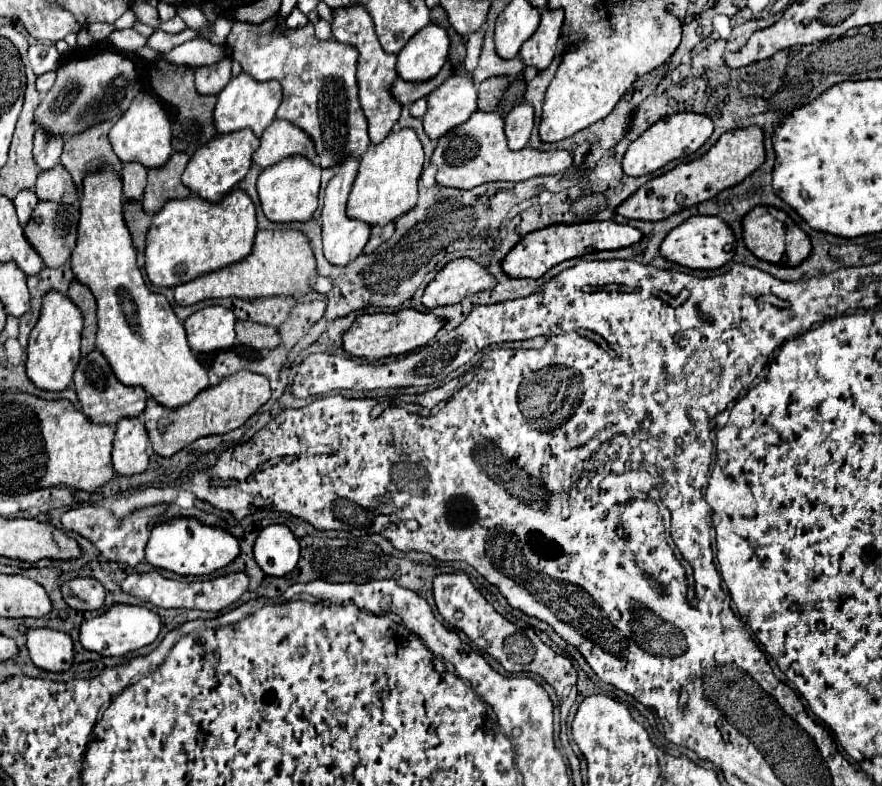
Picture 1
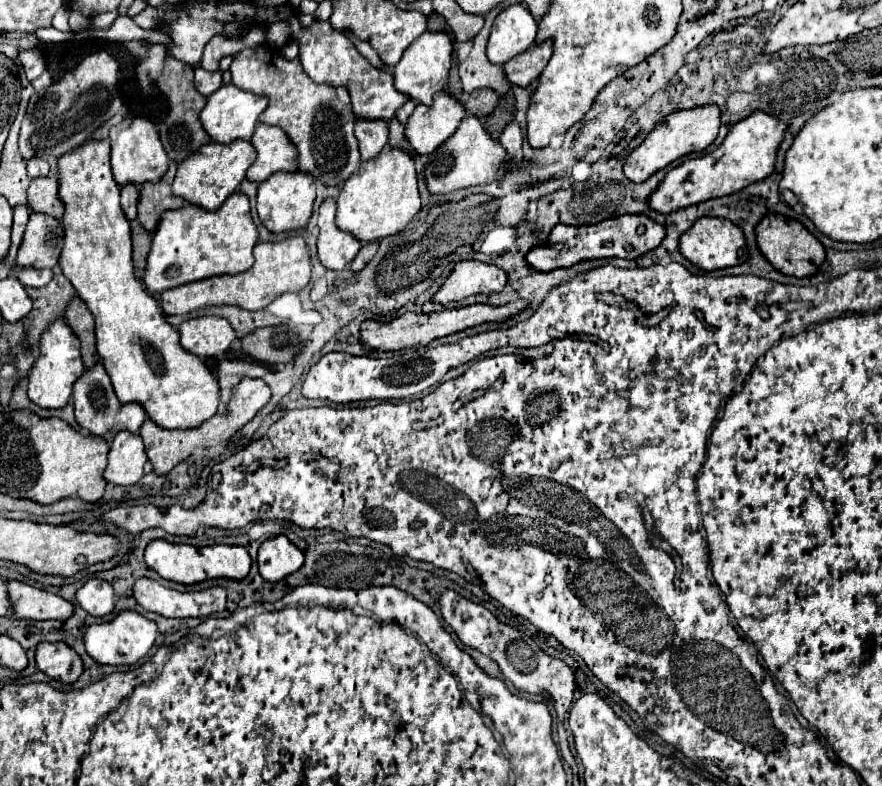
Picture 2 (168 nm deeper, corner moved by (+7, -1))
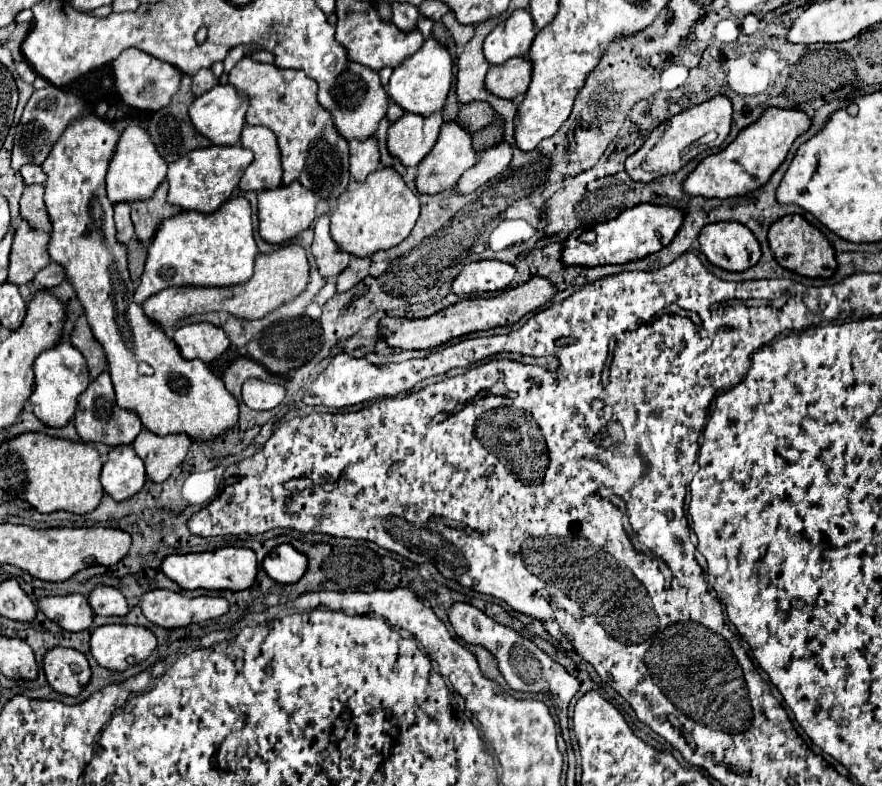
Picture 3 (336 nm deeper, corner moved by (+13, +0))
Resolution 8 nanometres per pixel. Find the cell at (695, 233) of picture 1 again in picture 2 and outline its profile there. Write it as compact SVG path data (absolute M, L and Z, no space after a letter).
M700 218L682 238L680 238L680 252L698 268L702 270L720 270L728 266L738 266L740 248L746 246L744 232L728 220L722 218Z

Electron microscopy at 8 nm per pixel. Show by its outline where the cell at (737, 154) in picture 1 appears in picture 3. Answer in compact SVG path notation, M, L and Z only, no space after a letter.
M766 109L762 117L748 127L740 129L738 137L720 153L714 153L702 159L696 169L682 181L682 191L692 197L718 197L728 199L736 195L746 195L758 187L762 187L772 173L784 161L792 141L802 135L810 127L810 117L802 111L786 111L786 109Z

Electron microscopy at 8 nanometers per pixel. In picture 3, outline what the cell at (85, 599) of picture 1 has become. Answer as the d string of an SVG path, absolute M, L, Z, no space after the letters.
M96 585L88 593L88 603L94 611L94 615L126 615L128 603L124 595L108 585Z

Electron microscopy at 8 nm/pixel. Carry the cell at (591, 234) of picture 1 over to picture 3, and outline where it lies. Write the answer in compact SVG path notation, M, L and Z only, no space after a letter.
M642 203L642 205L636 205L632 209L622 211L612 221L598 223L594 227L596 243L592 243L592 245L578 241L578 235L570 235L564 241L564 247L562 247L562 253L560 253L560 261L566 267L568 265L596 267L596 265L606 265L606 263L636 261L636 259L642 259L642 257L646 257L650 253L658 253L658 249L666 247L674 239L674 235L676 235L680 225L682 225L680 209Z

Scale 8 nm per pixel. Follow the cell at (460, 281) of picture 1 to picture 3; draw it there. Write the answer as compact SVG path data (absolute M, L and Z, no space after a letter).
M474 261L464 265L458 277L452 283L454 295L470 295L470 293L486 293L506 289L516 275L516 269L502 261Z

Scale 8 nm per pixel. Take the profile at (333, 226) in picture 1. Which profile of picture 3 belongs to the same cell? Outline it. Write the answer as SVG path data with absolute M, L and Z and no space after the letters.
M328 215L318 217L314 225L314 241L312 241L312 255L316 257L316 265L322 273L322 277L338 275L346 269L350 263L350 253L342 253L328 231Z

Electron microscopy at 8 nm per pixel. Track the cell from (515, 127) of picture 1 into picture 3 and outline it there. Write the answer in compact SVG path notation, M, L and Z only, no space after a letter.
M500 141L498 145L484 149L478 155L478 159L480 161L460 177L456 185L460 193L472 193L490 179L494 179L496 175L500 175L512 161L512 147L506 141Z

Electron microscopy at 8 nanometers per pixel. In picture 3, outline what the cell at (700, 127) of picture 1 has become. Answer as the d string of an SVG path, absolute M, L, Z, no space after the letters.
M716 95L710 101L704 101L700 105L694 105L690 109L684 109L682 113L670 117L668 121L660 123L644 141L644 145L632 153L626 159L626 173L634 179L634 181L654 181L662 175L668 173L676 173L682 165L686 165L692 157L696 157L702 149L706 149L708 145L698 145L698 139L702 139L704 135L708 135L710 131L716 133L716 141L710 143L714 147L718 147L726 135L730 133L730 123L732 123L732 103L728 97L724 95Z

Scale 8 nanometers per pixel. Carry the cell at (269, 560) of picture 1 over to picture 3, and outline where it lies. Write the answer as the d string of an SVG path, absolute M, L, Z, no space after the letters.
M288 543L276 545L262 561L266 575L278 583L296 583L304 575L306 565L306 555Z

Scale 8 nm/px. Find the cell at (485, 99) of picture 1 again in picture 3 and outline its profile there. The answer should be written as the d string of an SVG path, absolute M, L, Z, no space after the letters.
M472 101L460 107L458 111L458 123L466 127L470 133L480 131L482 127L490 125L494 121L494 109L484 101Z

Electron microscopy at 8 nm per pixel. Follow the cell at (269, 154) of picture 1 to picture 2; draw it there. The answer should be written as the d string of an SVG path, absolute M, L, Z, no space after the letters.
M258 124L250 140L258 152L258 158L248 168L246 178L250 182L264 182L276 172L296 172L296 148L284 130L268 124Z

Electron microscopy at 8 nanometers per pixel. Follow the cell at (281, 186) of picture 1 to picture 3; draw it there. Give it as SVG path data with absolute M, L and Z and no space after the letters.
M298 181L290 185L280 185L274 189L264 189L258 193L258 219L260 237L268 243L282 243L296 237L300 231L308 229L316 219L316 195L302 187Z

